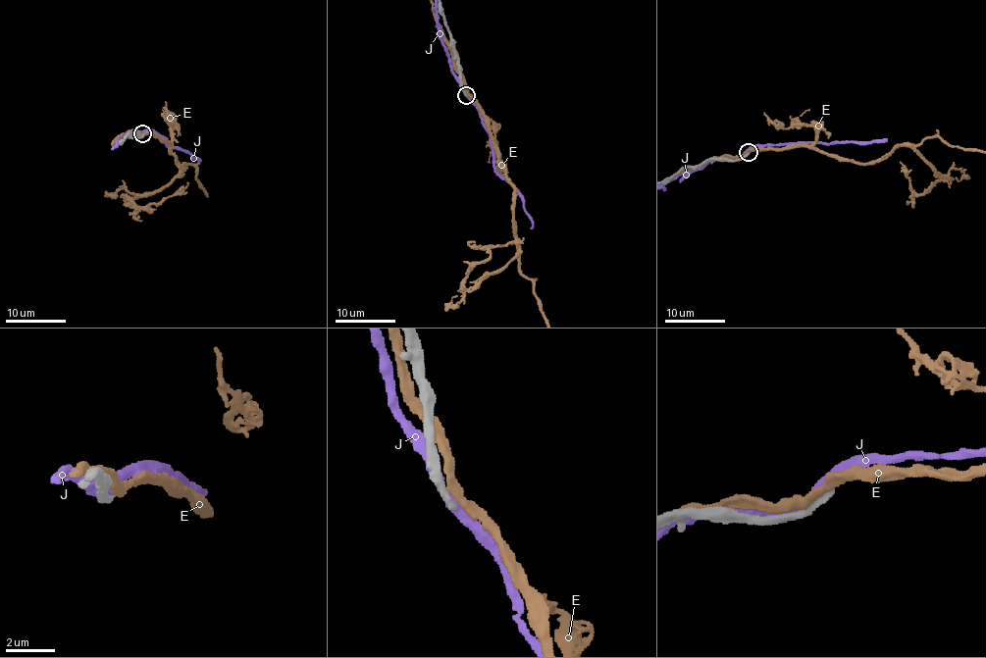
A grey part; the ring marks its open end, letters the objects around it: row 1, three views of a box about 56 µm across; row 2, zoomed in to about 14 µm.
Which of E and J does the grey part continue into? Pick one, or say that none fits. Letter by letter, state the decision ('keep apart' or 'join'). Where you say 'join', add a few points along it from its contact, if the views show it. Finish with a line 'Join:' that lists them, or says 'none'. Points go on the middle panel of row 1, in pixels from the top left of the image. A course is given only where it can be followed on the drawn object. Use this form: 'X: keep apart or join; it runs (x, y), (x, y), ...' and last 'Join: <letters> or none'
E: keep apart
J: keep apart
Join: none

